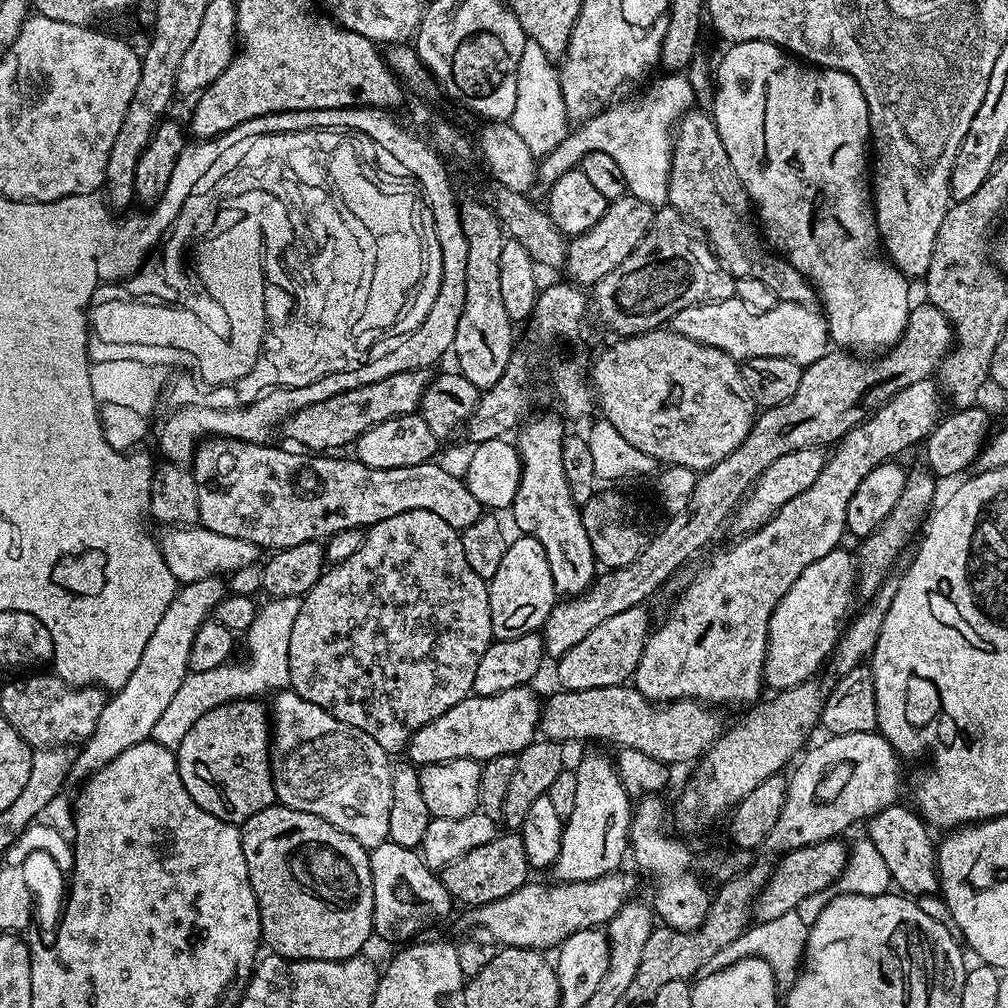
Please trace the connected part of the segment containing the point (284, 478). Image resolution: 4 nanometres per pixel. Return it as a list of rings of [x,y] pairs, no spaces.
[[[229,436],[208,438],[199,445],[191,457],[190,467],[198,486],[198,510],[203,527],[214,530],[214,534],[246,538],[246,542],[254,542],[261,550],[279,550],[299,546],[307,540],[324,542],[342,530],[367,529],[379,520],[410,510],[430,510],[458,530],[478,522],[482,514],[482,505],[470,494],[467,483],[439,468],[436,462],[401,468],[367,468],[355,458],[335,460],[332,454],[309,454],[304,450],[287,452],[272,446],[268,442],[251,444],[248,440],[232,440]]]

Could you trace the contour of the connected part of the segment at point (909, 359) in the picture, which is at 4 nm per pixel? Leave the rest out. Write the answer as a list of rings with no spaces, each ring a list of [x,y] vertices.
[[[921,302],[920,305],[909,307],[908,321],[904,332],[898,338],[898,342],[887,349],[883,354],[875,358],[861,358],[848,350],[829,350],[818,362],[807,365],[802,374],[802,382],[794,394],[785,404],[779,404],[773,408],[764,408],[756,417],[755,423],[747,438],[734,450],[734,454],[726,454],[718,466],[708,468],[696,477],[696,485],[690,494],[690,502],[686,502],[686,510],[675,513],[672,520],[660,533],[653,535],[647,546],[638,554],[630,566],[621,568],[609,568],[601,571],[593,580],[592,585],[578,596],[570,596],[561,599],[551,610],[546,618],[542,629],[544,638],[544,650],[549,657],[559,658],[566,654],[572,646],[578,646],[594,626],[606,622],[606,618],[614,618],[614,614],[622,614],[622,610],[630,610],[647,605],[648,599],[687,562],[691,556],[696,556],[716,535],[724,523],[733,519],[734,513],[740,507],[740,501],[752,491],[752,486],[757,478],[782,454],[790,454],[790,450],[802,450],[803,448],[819,448],[821,446],[832,446],[843,440],[844,435],[854,426],[858,426],[867,420],[873,412],[877,412],[884,403],[898,390],[906,390],[906,386],[914,386],[914,382],[922,382],[929,379],[939,369],[940,363],[948,355],[952,348],[954,337],[952,326],[948,323],[946,314],[938,310],[934,305]]]

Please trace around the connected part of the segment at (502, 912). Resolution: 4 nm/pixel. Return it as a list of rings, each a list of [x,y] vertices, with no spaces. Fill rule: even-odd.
[[[617,870],[593,880],[552,882],[552,885],[529,882],[514,890],[514,894],[498,898],[498,902],[473,907],[468,920],[491,936],[497,945],[506,948],[555,949],[566,938],[570,938],[570,934],[607,926],[614,914],[618,914],[618,910],[622,910],[622,906],[626,906],[637,895],[637,873],[624,871]]]

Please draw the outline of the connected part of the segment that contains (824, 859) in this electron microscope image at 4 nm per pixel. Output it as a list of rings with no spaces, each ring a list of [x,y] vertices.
[[[843,839],[823,840],[817,844],[810,846],[802,846],[793,852],[785,852],[779,857],[780,865],[772,868],[772,876],[766,882],[766,886],[756,896],[754,905],[754,916],[759,922],[770,922],[774,918],[780,917],[782,914],[790,914],[796,911],[798,902],[802,902],[802,898],[806,898],[809,894],[818,894],[818,890],[826,890],[833,887],[836,880],[842,874],[842,870],[848,864],[849,845],[843,844]]]

